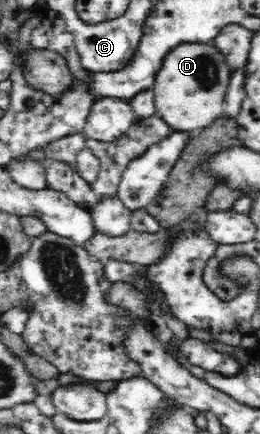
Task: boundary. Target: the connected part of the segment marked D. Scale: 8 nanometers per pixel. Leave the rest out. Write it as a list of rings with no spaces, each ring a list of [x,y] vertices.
[[[182,42],[166,53],[153,92],[158,115],[174,131],[191,133],[226,115],[226,94],[232,75],[227,57],[213,43]]]

